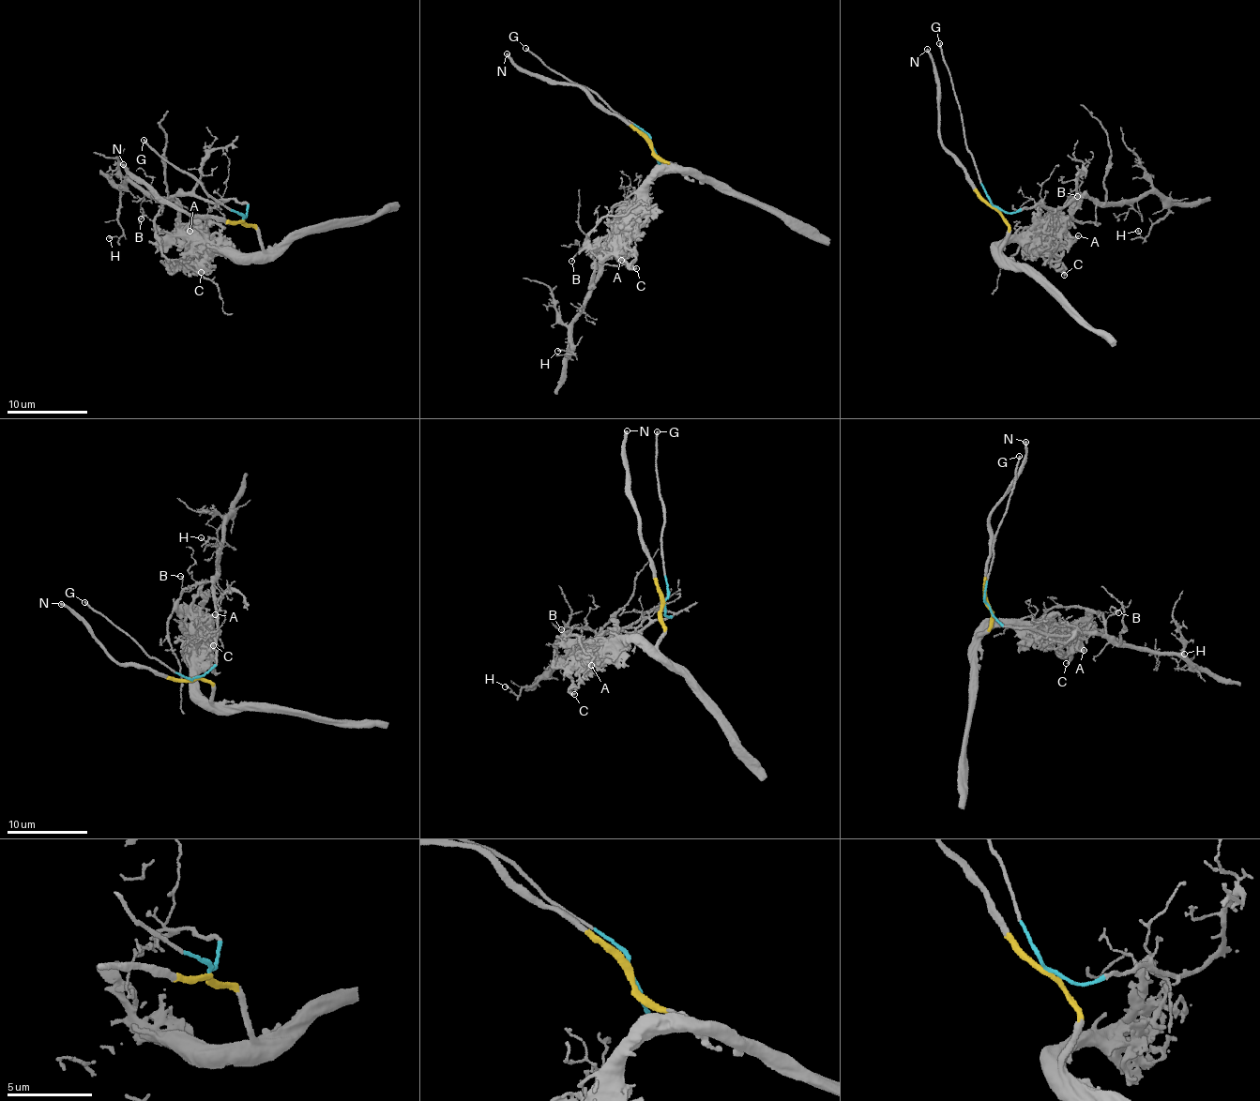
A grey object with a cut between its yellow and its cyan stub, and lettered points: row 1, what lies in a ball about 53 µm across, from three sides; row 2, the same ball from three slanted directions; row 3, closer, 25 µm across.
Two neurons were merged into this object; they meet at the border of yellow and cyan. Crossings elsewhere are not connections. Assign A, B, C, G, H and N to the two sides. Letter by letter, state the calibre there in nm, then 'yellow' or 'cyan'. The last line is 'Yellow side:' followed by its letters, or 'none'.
A: 320 nm | yellow
B: 110 nm | cyan
C: 200 nm | yellow
G: 200 nm | cyan
H: 140 nm | cyan
N: 280 nm | yellow
Yellow side: A, C, N

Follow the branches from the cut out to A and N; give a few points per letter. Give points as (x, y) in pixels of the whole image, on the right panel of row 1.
A: (994, 207), (1009, 230), (999, 251), (999, 246), (1029, 242), (1046, 235), (1062, 245), (1070, 244), (1078, 235)
N: (994, 207), (988, 203), (942, 143), (934, 64), (928, 49)

